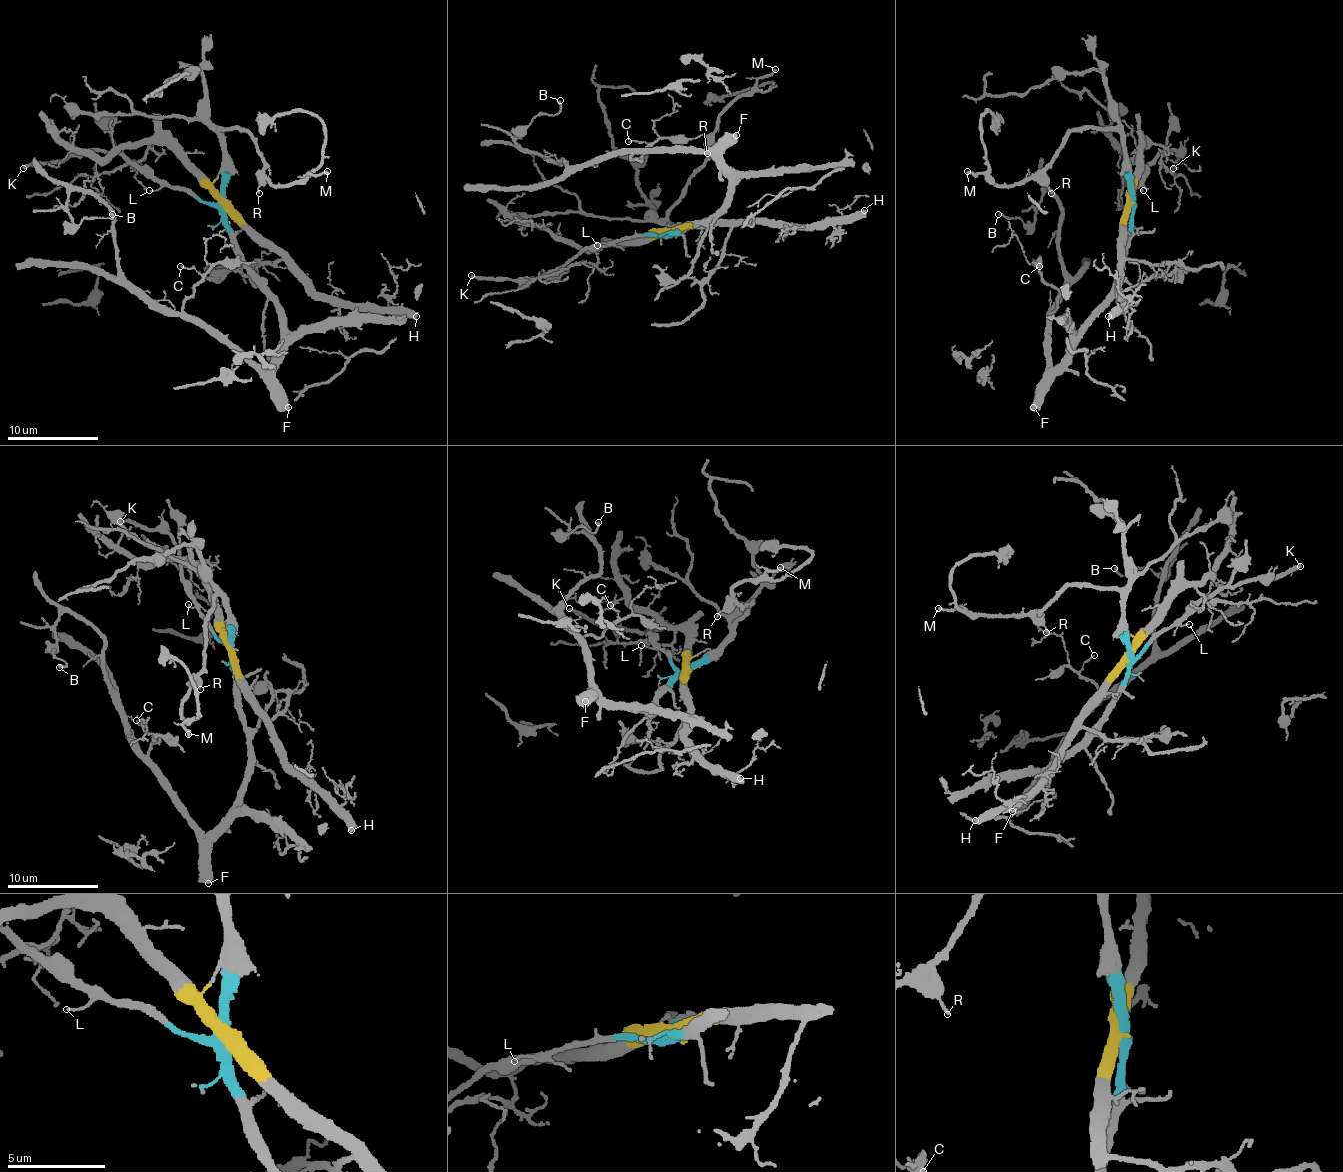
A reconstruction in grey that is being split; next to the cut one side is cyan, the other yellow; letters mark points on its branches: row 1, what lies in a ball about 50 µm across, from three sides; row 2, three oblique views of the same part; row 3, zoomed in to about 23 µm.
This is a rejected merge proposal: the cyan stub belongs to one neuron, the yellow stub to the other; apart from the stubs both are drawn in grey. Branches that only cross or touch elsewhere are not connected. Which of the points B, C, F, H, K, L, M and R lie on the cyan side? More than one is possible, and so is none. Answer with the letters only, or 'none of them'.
B, C, F, K, L, M, R

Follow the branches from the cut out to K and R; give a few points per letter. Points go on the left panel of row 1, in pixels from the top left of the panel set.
K: (223, 202), (200, 202), (159, 184), (107, 150), (31, 161), (22, 168)
R: (223, 202), (221, 129), (239, 129), (250, 136), (264, 168), (259, 193)

